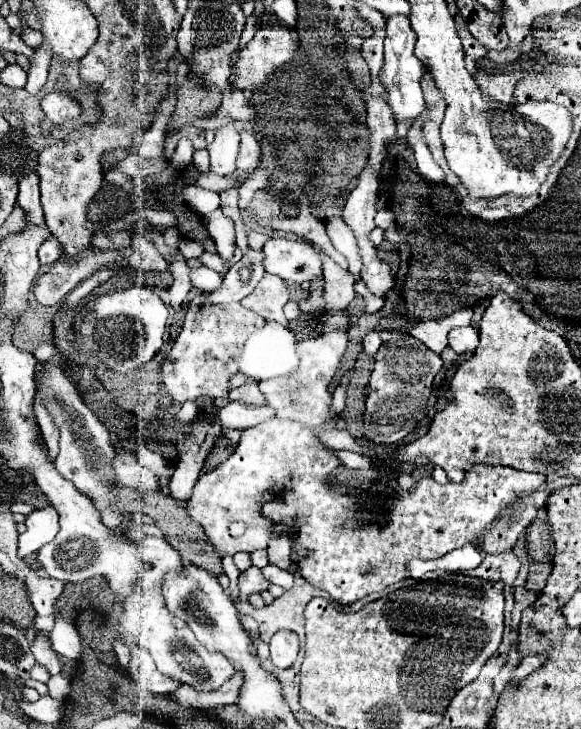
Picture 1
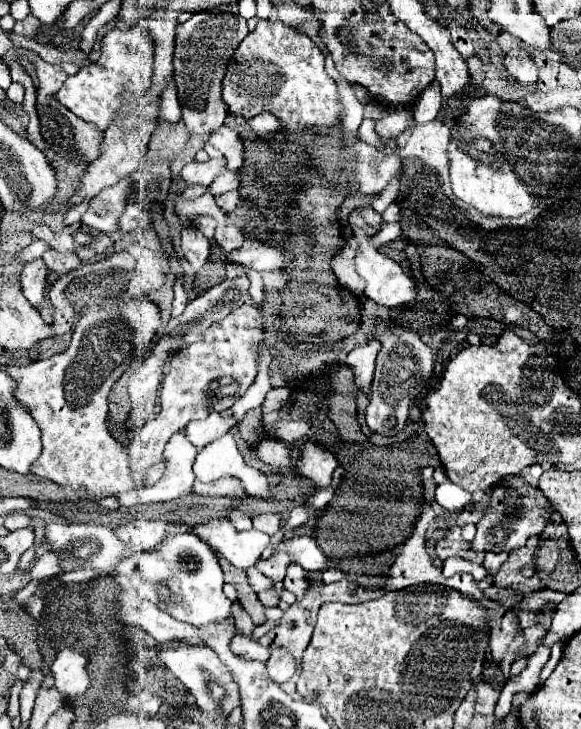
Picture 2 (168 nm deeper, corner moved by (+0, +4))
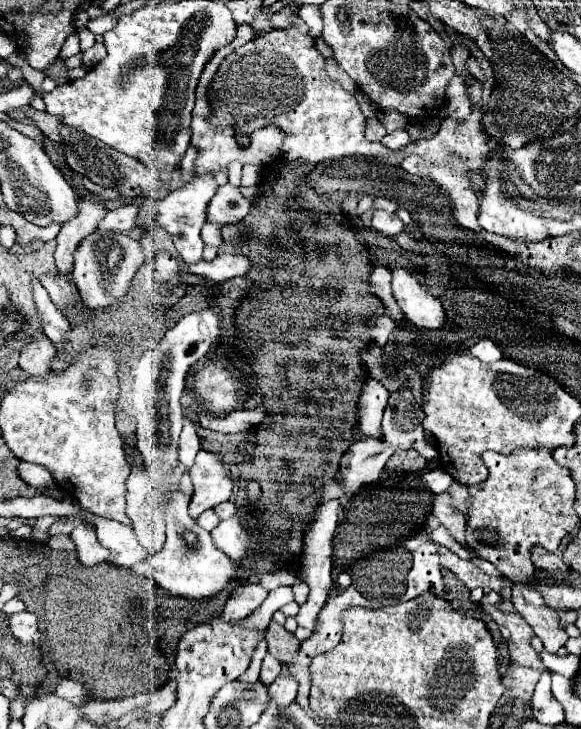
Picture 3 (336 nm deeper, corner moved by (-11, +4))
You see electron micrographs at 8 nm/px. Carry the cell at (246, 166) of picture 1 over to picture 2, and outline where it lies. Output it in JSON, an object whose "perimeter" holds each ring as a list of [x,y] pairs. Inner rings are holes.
{"perimeter":[[[223,125],[221,129],[217,129],[209,137],[209,143],[213,147],[217,147],[227,157],[227,167],[231,171],[241,167],[241,163],[243,163],[243,139],[241,139],[241,135],[235,129]]]}

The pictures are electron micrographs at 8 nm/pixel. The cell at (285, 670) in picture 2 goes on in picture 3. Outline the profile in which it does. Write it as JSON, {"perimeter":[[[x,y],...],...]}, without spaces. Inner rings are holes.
{"perimeter":[[[282,673],[270,687],[270,697],[276,701],[276,705],[280,709],[286,709],[294,699],[296,699],[296,689],[298,689],[298,681],[290,675],[290,673]]]}

